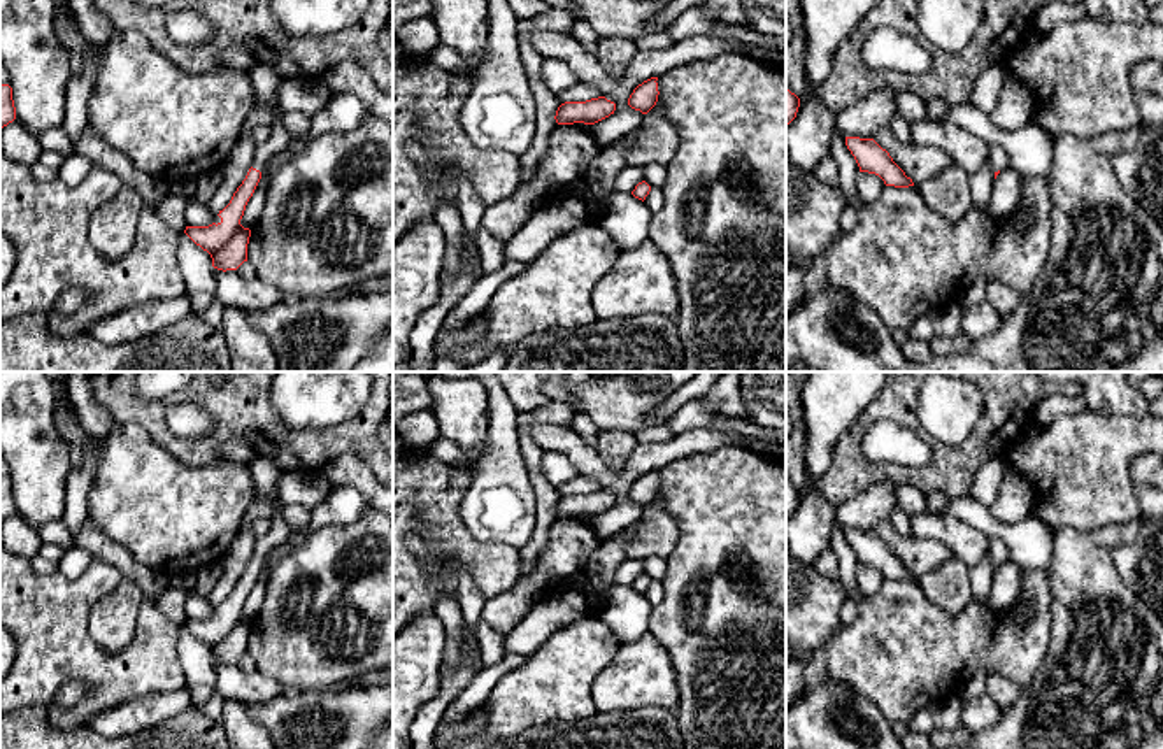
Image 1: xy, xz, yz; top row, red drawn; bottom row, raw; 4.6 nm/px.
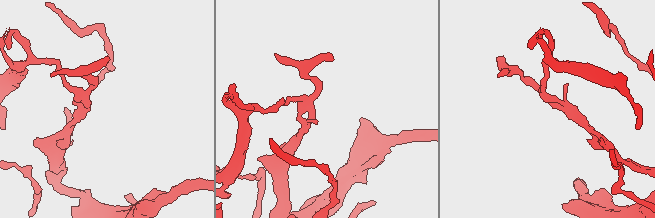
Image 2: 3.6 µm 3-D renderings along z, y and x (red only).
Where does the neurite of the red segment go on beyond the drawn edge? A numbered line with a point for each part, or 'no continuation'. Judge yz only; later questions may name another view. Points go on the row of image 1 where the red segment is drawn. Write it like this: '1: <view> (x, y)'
no continuation

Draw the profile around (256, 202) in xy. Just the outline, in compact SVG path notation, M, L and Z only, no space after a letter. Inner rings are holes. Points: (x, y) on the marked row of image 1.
M261 177L240 219L240 225L244 228L251 230L260 219L267 200L267 191L268 191L268 182Z

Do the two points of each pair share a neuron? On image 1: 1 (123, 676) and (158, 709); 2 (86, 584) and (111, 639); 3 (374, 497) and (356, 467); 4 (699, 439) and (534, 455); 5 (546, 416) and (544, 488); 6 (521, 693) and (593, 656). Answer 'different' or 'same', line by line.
1: different
2: different
3: same
4: different
5: same
6: same

